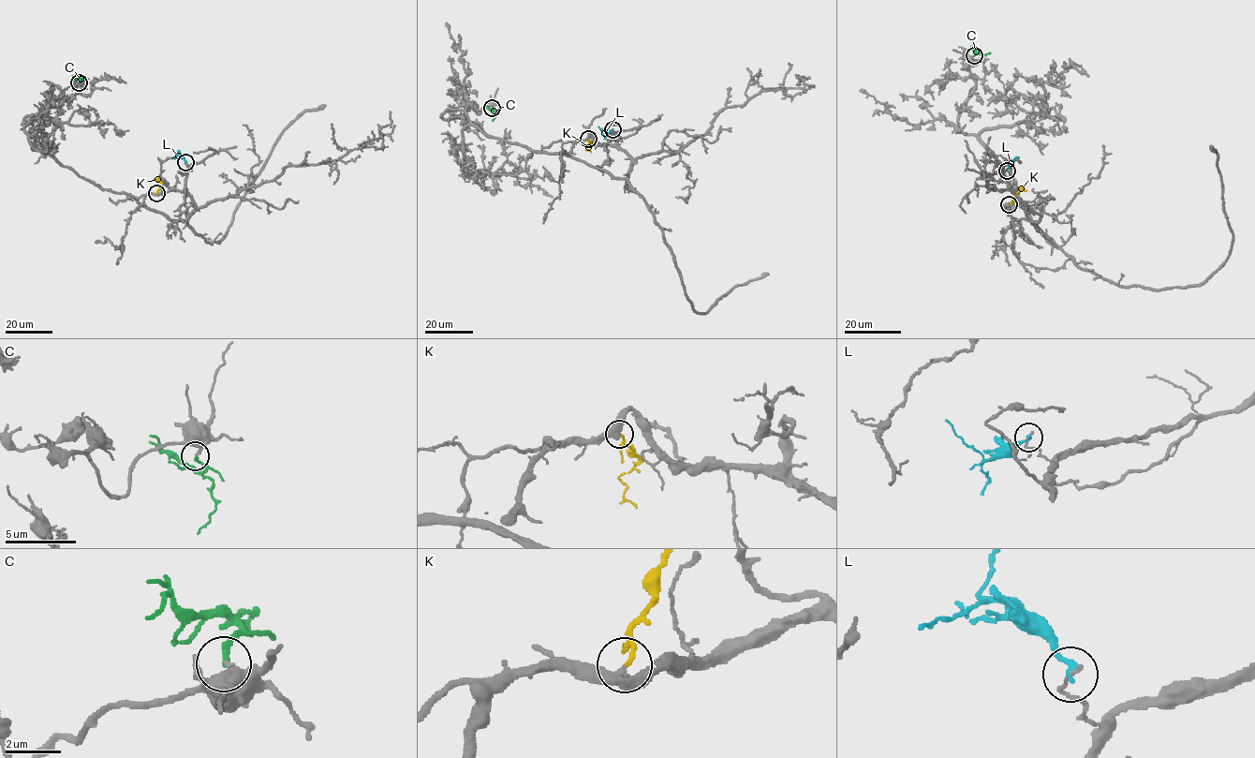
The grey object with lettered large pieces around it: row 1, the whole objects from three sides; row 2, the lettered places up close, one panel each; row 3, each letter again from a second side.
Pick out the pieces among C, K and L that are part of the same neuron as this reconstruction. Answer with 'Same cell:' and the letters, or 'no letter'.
Same cell: K

